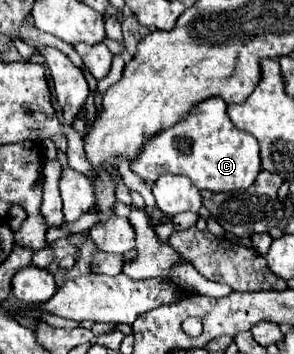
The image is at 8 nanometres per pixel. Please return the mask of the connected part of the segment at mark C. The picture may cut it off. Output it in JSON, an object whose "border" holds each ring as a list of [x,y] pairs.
{"border":[[[210,97],[198,103],[184,121],[162,129],[148,139],[140,157],[132,161],[130,167],[152,183],[168,173],[186,175],[196,189],[208,189],[212,193],[246,189],[256,181],[262,169],[258,141],[254,135],[234,127],[226,115],[226,103],[220,97]]]}

